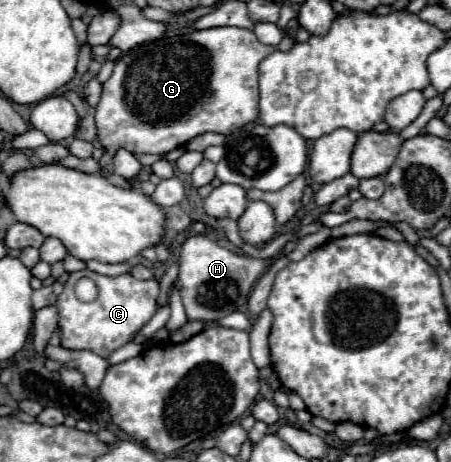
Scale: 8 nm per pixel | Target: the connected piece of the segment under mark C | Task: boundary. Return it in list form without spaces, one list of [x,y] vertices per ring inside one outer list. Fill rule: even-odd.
[[[89,269],[71,273],[63,293],[57,299],[59,311],[59,329],[61,329],[61,345],[67,349],[89,349],[101,357],[109,357],[115,349],[133,341],[139,329],[157,313],[159,305],[159,281],[155,277],[147,281],[139,281],[133,275],[125,273],[119,277],[107,277],[93,273]],[[81,277],[89,277],[95,281],[99,295],[95,301],[79,301],[75,295],[75,283]]]

